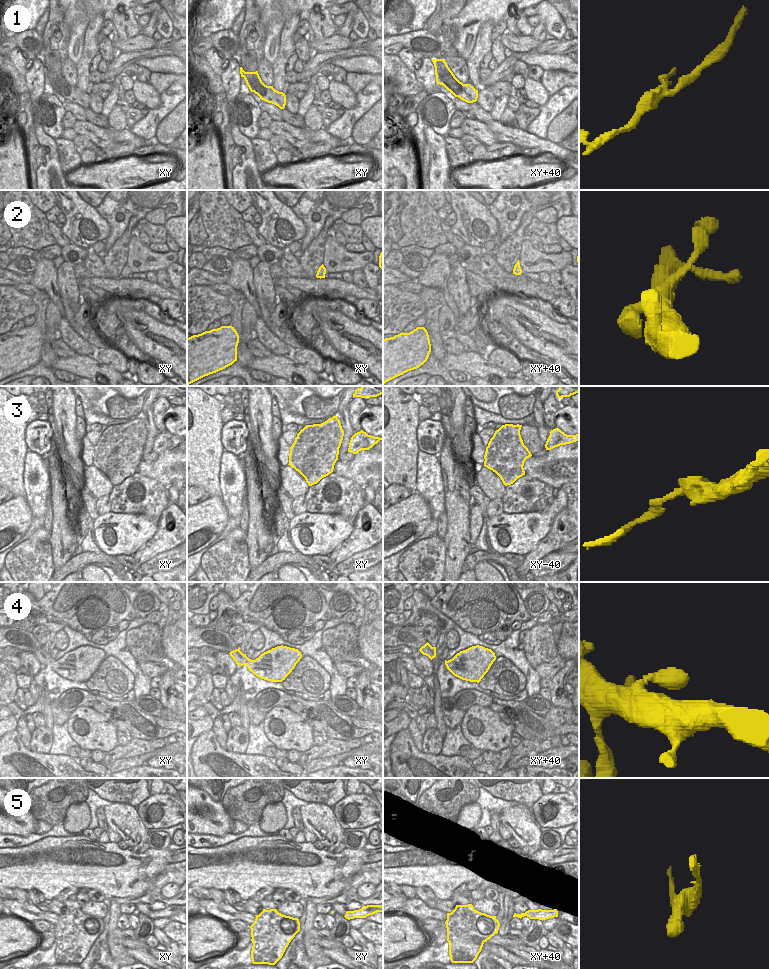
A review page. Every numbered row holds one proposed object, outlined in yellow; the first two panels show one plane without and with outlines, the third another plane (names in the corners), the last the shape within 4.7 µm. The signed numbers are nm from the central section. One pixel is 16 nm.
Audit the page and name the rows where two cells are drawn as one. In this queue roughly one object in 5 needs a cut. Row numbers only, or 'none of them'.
3

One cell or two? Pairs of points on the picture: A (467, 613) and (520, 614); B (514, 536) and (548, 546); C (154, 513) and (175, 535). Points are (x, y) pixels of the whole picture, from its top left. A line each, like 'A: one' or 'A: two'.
A: one
B: two
C: two

